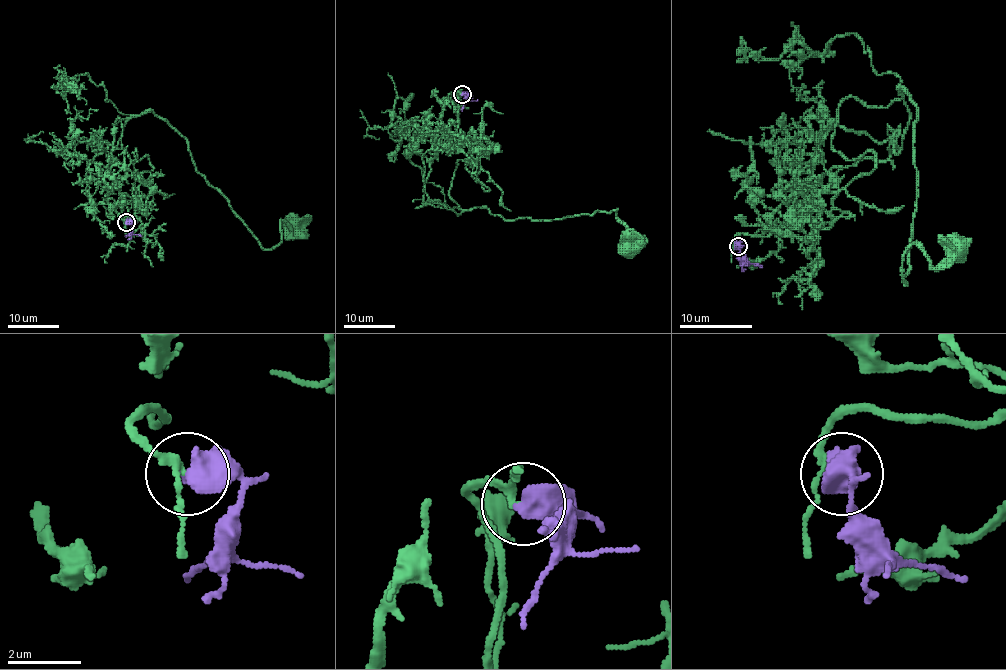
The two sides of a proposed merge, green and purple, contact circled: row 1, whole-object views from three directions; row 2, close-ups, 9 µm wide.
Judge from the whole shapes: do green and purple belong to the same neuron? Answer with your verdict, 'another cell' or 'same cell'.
same cell

